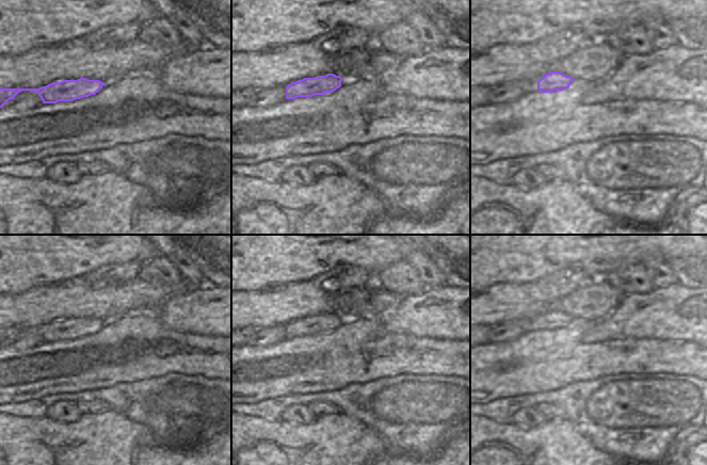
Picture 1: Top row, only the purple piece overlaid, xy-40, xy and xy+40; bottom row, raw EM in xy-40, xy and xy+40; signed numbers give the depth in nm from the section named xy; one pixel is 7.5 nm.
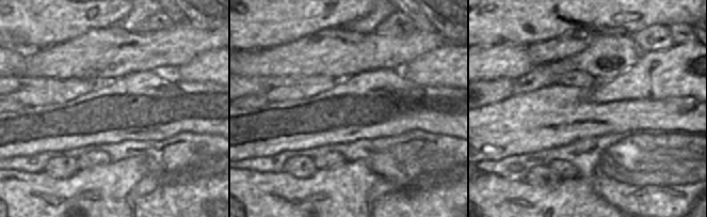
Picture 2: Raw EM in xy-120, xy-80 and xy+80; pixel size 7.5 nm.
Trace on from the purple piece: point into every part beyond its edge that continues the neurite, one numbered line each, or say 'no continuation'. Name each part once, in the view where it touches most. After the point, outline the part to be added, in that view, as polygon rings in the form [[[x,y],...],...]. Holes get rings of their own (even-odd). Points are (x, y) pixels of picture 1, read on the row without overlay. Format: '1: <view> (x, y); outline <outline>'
1: xy+40 (577, 321); outline [[[574,317],[574,320],[573,320],[572,323],[569,324],[569,326],[568,326],[568,327],[565,327],[564,330],[567,330],[567,328],[569,328],[569,327],[575,327],[575,326],[577,326],[577,325],[583,325],[585,322],[587,322],[585,320],[583,320],[583,319],[579,318],[579,317]]]

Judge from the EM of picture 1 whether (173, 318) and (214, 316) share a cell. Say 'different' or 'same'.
same

